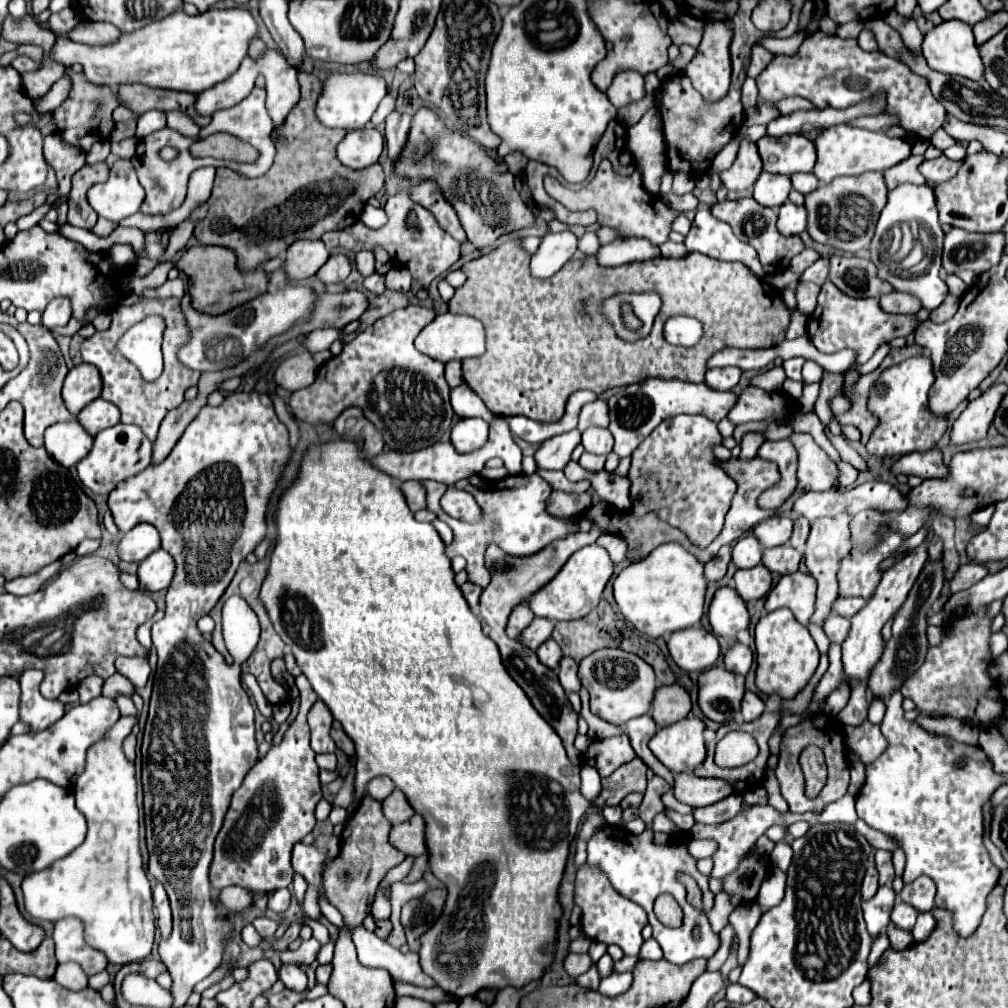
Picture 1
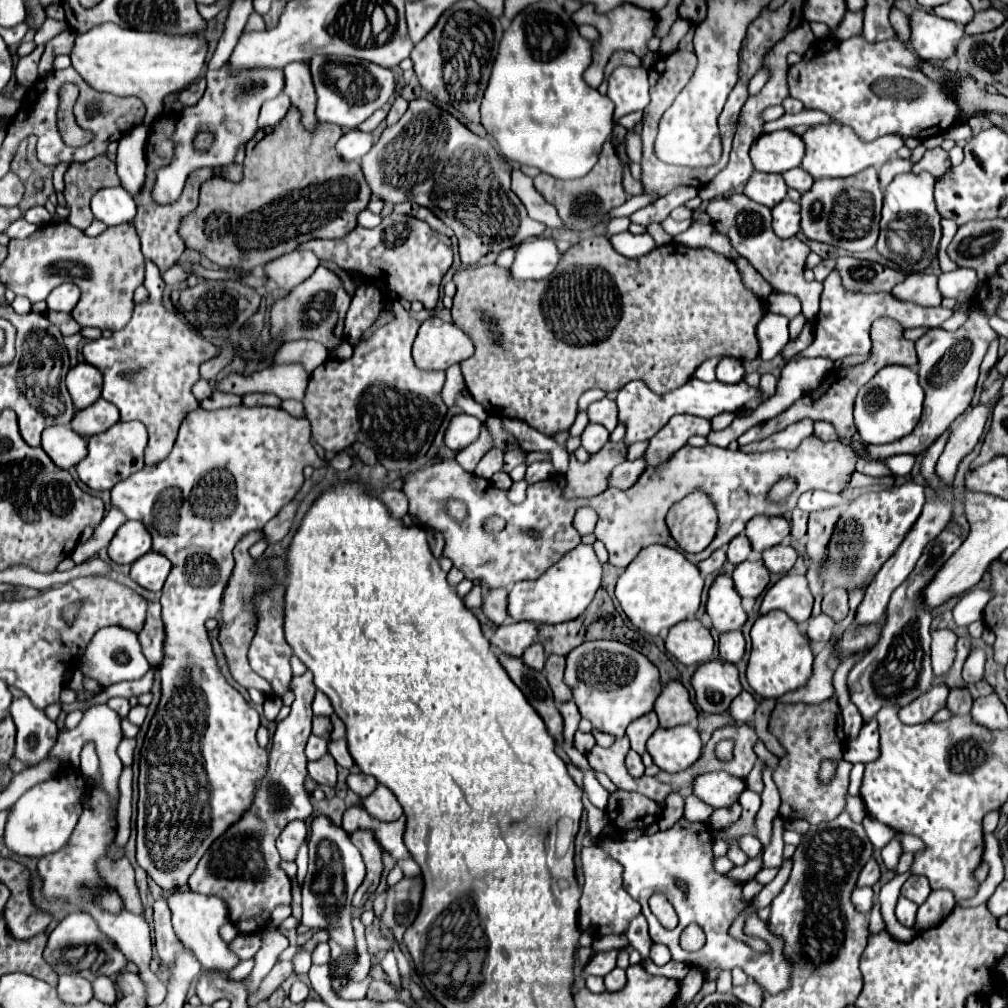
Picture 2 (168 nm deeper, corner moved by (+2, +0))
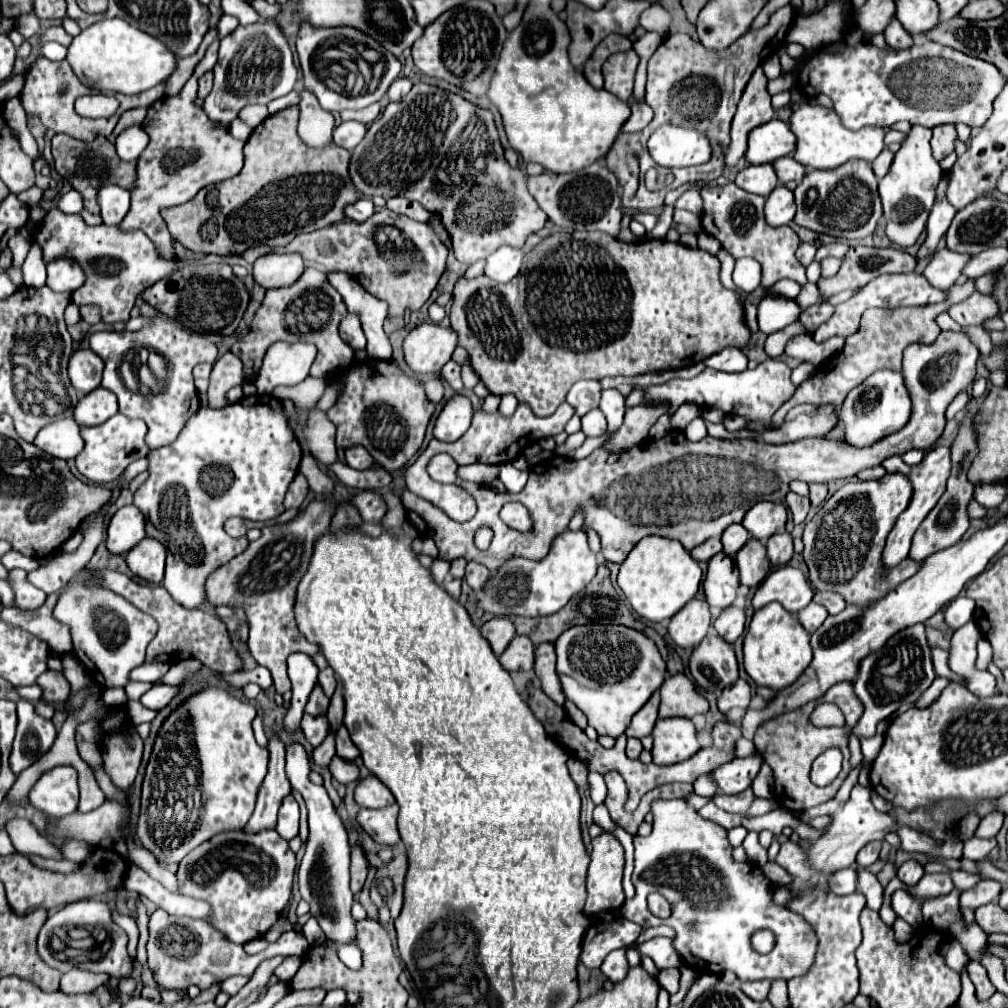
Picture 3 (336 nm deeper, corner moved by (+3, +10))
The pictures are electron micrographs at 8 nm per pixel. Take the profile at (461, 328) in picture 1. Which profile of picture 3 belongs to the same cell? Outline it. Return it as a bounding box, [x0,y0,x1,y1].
[403,323,457,375]

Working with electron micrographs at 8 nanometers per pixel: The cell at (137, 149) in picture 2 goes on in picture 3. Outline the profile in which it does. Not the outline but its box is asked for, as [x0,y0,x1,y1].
[115,125,149,161]

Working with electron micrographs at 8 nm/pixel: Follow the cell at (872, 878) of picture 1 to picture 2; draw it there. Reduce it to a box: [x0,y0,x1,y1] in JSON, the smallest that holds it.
[858,859,880,887]

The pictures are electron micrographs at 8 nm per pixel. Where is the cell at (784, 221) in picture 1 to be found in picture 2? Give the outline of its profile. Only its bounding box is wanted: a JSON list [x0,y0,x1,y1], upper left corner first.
[772,199,800,239]

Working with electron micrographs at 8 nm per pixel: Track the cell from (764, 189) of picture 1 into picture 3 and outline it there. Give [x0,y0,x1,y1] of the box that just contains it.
[735,163,779,197]

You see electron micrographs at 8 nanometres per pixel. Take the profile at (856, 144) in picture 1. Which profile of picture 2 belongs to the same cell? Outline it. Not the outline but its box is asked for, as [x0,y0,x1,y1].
[802,123,904,179]

